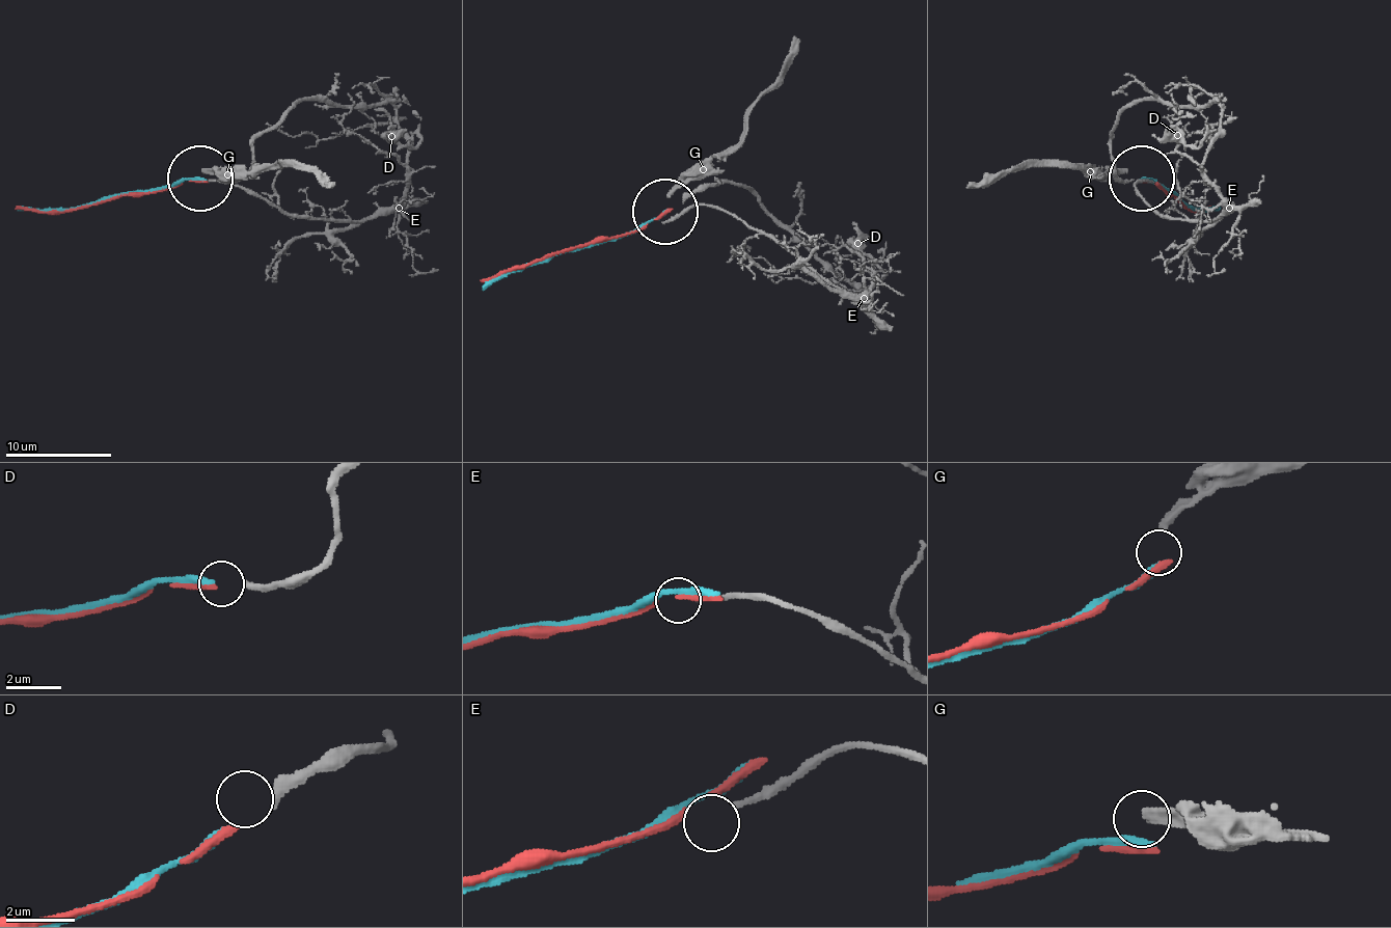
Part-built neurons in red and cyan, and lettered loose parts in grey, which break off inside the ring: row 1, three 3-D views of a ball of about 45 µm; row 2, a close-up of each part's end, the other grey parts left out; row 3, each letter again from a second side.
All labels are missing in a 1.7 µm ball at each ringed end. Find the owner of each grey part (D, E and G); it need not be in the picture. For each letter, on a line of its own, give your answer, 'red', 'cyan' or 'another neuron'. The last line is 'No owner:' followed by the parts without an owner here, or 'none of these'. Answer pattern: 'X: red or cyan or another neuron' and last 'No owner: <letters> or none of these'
D: cyan
E: another neuron
G: another neuron
No owner: E, G

